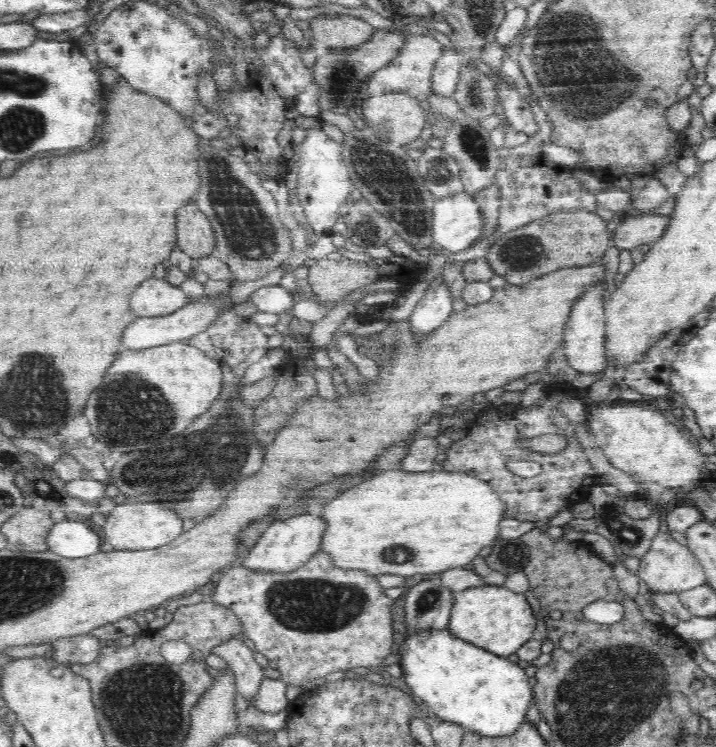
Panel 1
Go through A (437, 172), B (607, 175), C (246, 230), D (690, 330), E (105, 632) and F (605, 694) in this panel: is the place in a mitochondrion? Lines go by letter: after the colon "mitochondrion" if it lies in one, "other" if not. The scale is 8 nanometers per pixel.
A: mitochondrion
B: other
C: mitochondrion
D: other
E: other
F: mitochondrion

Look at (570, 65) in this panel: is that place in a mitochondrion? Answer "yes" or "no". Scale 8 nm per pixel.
yes

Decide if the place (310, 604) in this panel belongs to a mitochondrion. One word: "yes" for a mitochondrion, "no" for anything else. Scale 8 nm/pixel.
yes

